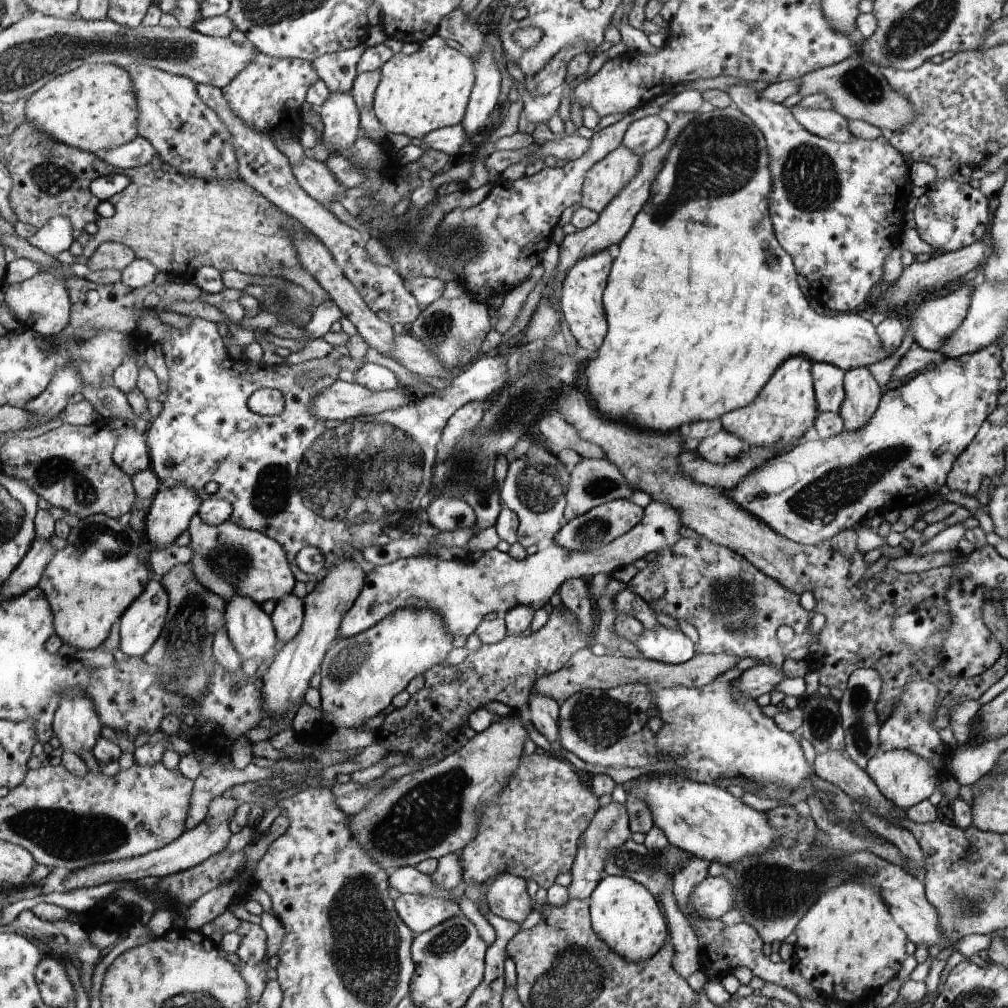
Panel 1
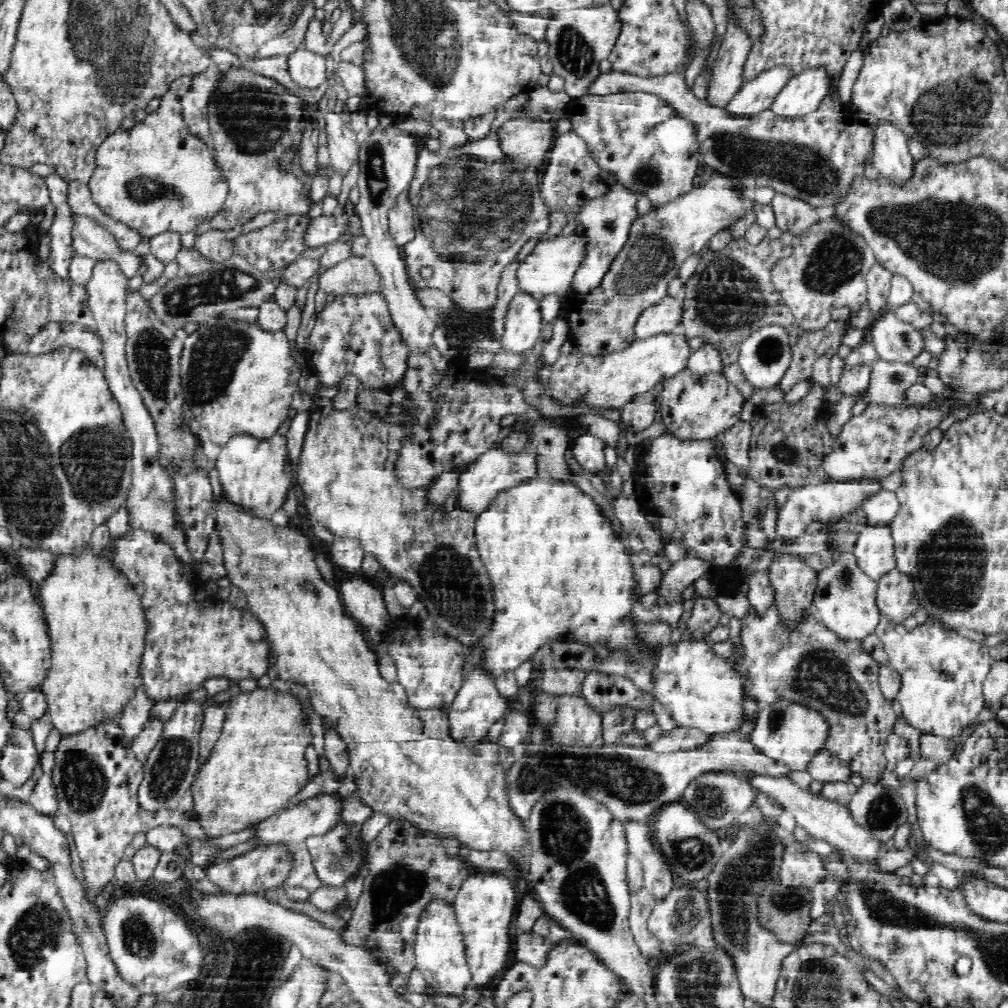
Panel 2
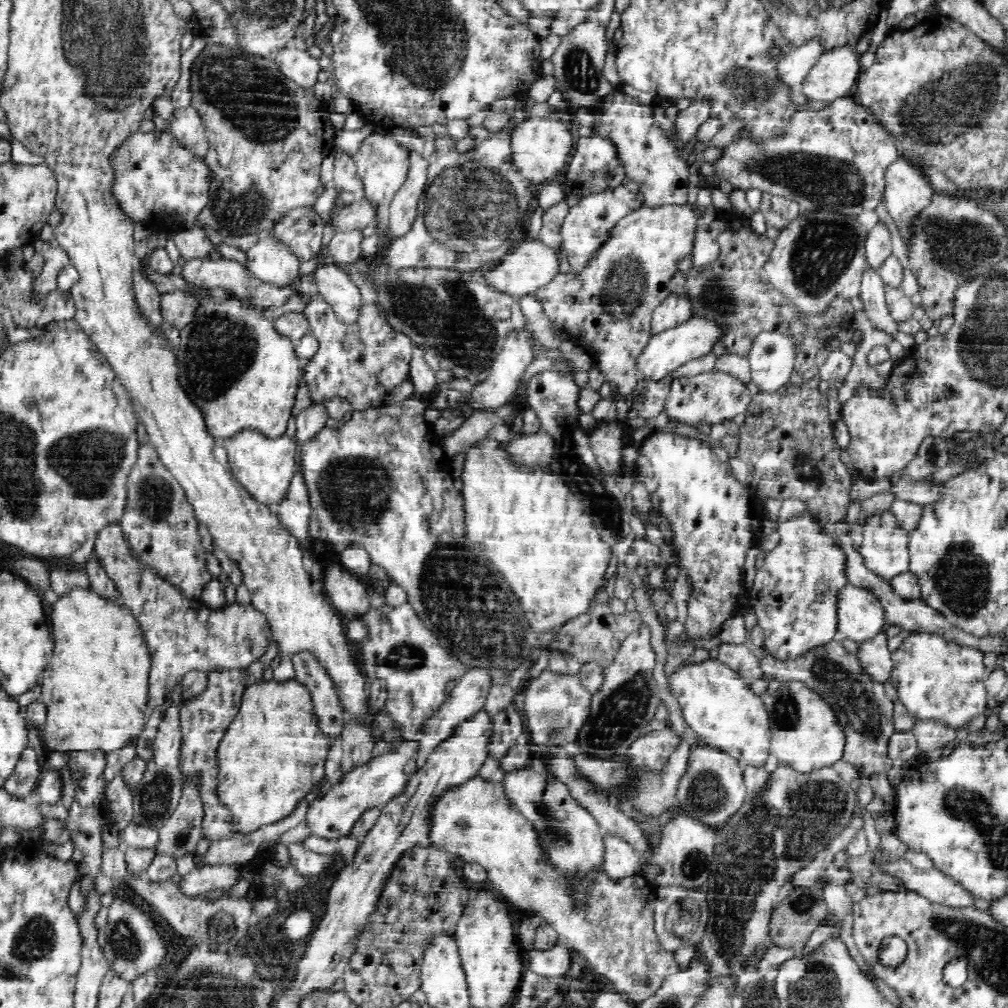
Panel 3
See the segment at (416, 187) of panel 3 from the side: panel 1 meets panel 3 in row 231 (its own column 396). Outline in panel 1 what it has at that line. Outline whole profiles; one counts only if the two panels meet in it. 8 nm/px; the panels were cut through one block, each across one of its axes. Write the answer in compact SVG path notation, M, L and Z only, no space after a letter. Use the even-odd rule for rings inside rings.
M335 382L333 388L325 390L313 404L313 414L321 420L327 422L347 422L355 418L365 418L365 416L377 416L385 414L387 410L401 410L403 406L409 406L411 400L415 398L413 392L401 388L401 390L389 390L389 392L373 392L363 384L353 384L353 382Z

